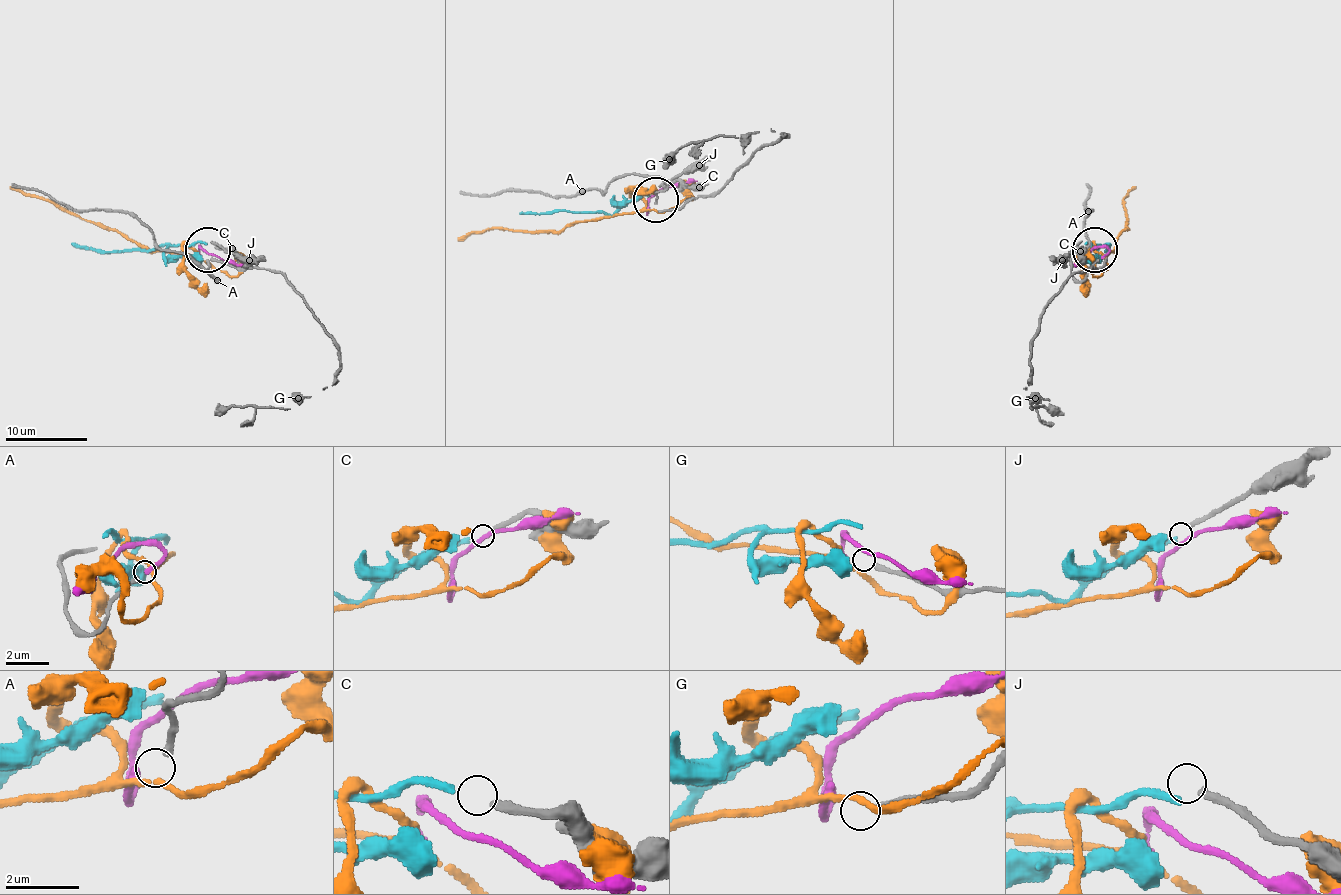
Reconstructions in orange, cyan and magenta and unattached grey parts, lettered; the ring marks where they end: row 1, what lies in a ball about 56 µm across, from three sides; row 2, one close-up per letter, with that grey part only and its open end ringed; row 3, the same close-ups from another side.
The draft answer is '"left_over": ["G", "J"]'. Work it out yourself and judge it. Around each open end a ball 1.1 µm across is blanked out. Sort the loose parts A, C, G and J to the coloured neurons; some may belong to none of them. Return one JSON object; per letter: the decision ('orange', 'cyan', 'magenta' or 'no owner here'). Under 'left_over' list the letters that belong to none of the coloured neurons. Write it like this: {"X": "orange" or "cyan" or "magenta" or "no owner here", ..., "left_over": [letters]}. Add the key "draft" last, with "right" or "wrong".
{"A": "magenta", "C": "cyan", "G": "no owner here", "J": "no owner here", "left_over": ["G", "J"], "draft": "right"}

